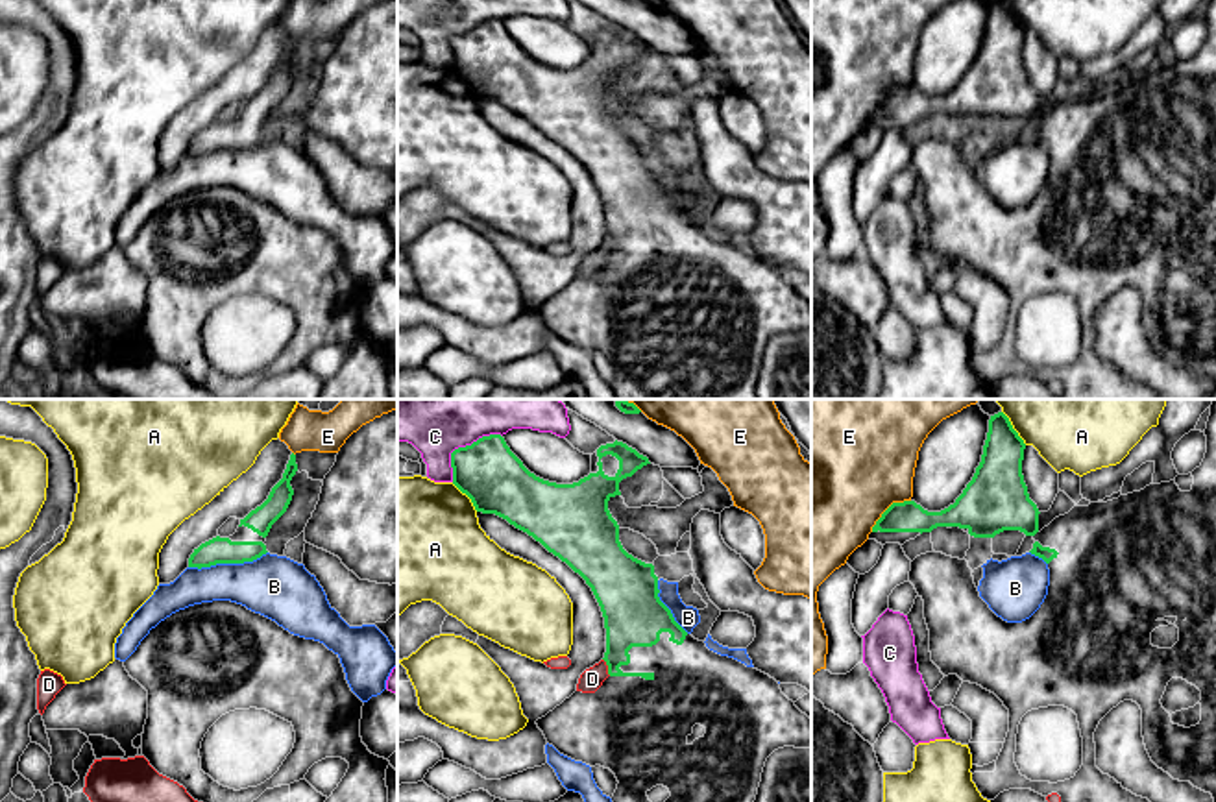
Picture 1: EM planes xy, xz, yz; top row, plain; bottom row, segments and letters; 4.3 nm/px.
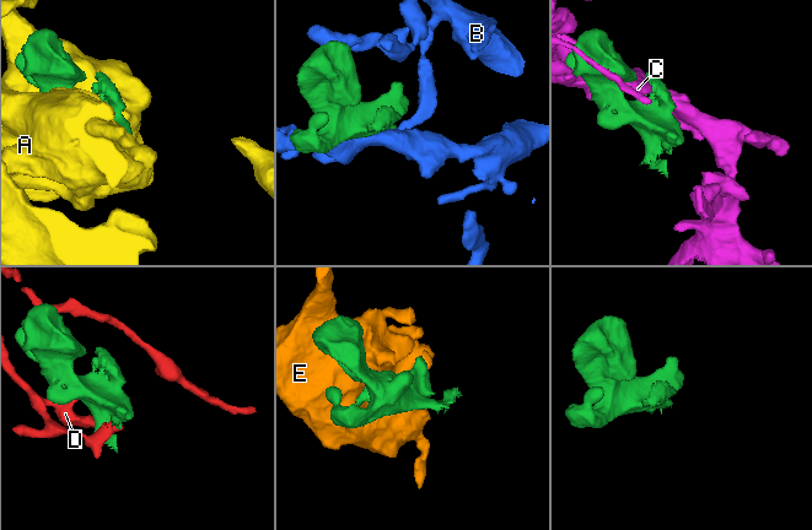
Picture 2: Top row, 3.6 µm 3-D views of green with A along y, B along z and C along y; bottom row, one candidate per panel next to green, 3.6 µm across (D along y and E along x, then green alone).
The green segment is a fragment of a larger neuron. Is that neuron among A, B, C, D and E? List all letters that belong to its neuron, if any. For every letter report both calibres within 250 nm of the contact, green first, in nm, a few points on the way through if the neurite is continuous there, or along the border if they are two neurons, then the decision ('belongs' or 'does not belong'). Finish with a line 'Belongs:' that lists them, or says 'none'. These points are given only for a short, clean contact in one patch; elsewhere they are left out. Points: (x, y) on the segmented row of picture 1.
A: 280/480 nm | does not belong
B: 110/280 nm | does not belong
C: 280/460 nm | does not belong
D: 260/100 nm | along xz (603, 658), (610, 675) | does not belong
E: 140/500 nm | does not belong
Belongs: none

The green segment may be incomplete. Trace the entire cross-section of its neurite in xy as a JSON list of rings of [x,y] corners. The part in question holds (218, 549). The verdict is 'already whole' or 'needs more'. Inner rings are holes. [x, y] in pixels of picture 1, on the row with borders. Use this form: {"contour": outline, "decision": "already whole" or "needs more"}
{"contour": [[[290,455],[283,479],[272,488],[268,499],[251,510],[237,532],[229,538],[213,538],[201,543],[188,558],[188,567],[211,567],[216,564],[244,564],[266,554],[266,536],[272,525],[286,512],[294,490],[292,477],[298,471],[296,455]]], "decision": "needs more"}

